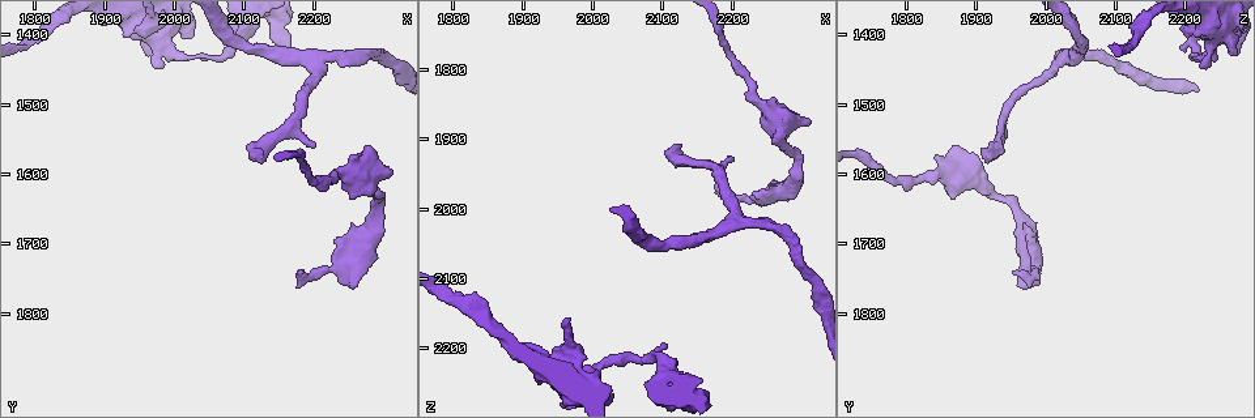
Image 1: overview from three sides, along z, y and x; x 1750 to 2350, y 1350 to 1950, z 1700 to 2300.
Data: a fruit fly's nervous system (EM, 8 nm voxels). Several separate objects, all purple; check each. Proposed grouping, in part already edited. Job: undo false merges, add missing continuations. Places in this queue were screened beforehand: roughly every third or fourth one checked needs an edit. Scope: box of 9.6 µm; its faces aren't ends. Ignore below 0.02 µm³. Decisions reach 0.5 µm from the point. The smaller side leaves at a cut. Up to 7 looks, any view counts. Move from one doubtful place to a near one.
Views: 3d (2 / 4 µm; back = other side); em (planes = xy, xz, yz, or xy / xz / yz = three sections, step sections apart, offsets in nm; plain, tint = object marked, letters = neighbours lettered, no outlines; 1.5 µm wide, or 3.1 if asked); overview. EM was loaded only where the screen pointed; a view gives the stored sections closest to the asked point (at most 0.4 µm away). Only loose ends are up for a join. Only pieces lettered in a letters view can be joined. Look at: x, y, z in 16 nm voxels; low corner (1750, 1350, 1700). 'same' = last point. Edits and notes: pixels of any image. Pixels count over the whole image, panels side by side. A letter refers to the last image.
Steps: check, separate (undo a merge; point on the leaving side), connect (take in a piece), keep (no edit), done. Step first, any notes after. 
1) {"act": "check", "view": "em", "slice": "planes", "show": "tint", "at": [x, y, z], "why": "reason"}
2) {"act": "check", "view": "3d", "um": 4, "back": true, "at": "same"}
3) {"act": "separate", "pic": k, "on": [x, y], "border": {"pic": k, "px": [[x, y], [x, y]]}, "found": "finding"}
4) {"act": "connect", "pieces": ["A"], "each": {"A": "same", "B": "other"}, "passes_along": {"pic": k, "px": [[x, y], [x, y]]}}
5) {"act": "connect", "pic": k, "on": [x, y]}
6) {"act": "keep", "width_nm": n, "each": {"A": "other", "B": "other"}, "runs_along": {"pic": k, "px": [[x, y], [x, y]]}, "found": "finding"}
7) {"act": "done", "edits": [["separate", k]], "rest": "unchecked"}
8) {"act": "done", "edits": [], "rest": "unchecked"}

{"act": "check", "view": "3d", "um": 4, "back": true, "at": [2295, 1630, 1940], "why": "thin neck"}

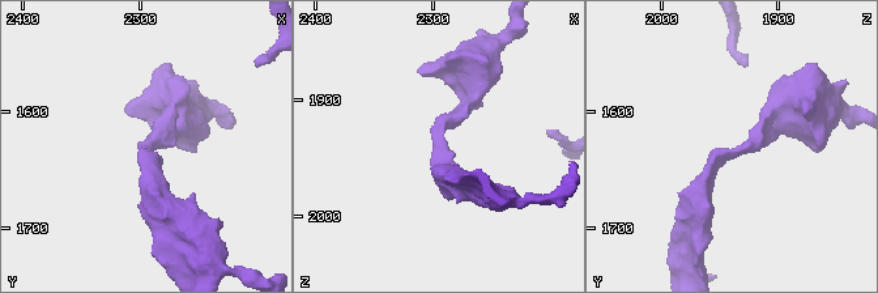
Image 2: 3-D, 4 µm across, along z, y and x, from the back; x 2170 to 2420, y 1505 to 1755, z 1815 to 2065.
{"act": "check", "view": "em", "slice": "planes", "show": "letters", "at": [2296, 1632, 1934], "arm_widths_nm": [240, 260], "why": "need the tissue"}

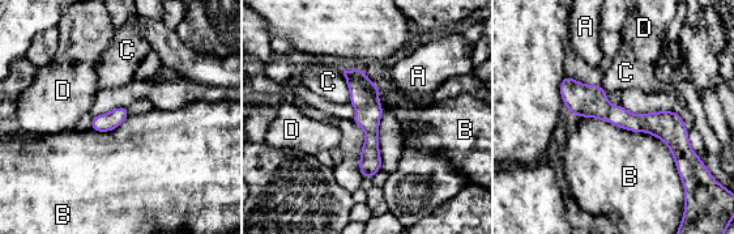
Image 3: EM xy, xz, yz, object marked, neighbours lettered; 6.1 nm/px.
{"act": "keep", "each": {"A": "other", "B": "other", "C": "other", "D": "other"}, "found": "one neuron here"}

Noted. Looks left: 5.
{"act": "check", "view": "em", "slice": "xz", "step": 8, "show": "tint", "at": [2185, 1735, 1955], "why": "an open end"}

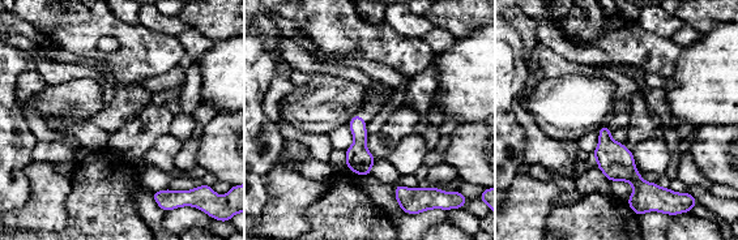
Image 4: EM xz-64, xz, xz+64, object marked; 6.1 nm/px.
{"act": "check", "view": "em", "slice": "yz", "step": 8, "show": "tint", "at": "same"}

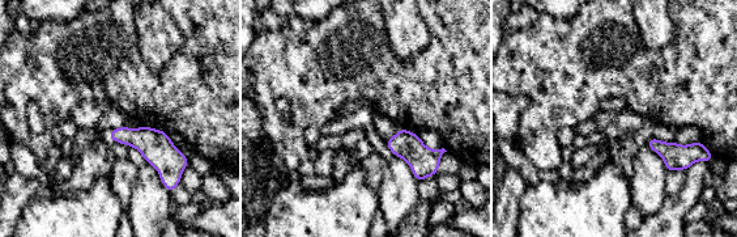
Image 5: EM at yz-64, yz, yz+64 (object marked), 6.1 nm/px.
{"act": "check", "view": "em", "slice": "yz", "step": 8, "show": "letters", "at": "same"}

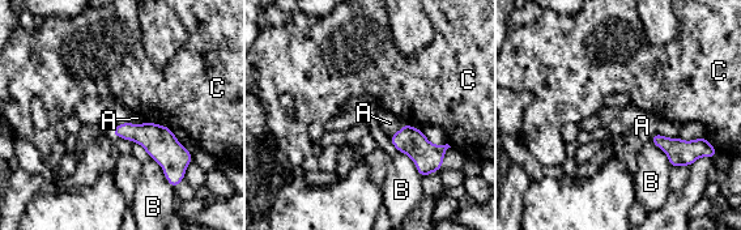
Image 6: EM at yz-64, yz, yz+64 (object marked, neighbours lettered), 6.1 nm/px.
{"act": "keep", "each": {"A": "other", "B": "other", "C": "other"}, "border": {"pic": 6, "px": [[404, 123], [390, 137]]}, "found": "no lettered piece goes on from it"}

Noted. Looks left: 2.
{"act": "done", "edits": [], "rest": "unchecked"}

